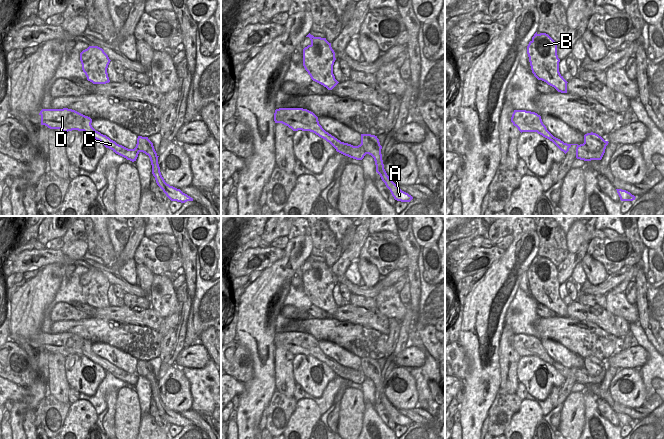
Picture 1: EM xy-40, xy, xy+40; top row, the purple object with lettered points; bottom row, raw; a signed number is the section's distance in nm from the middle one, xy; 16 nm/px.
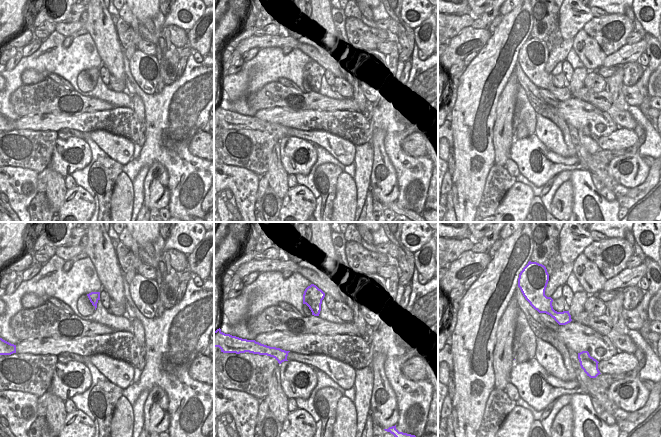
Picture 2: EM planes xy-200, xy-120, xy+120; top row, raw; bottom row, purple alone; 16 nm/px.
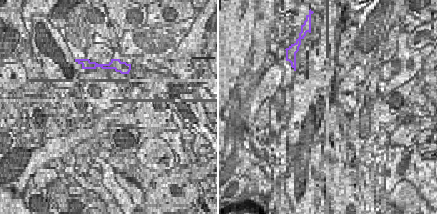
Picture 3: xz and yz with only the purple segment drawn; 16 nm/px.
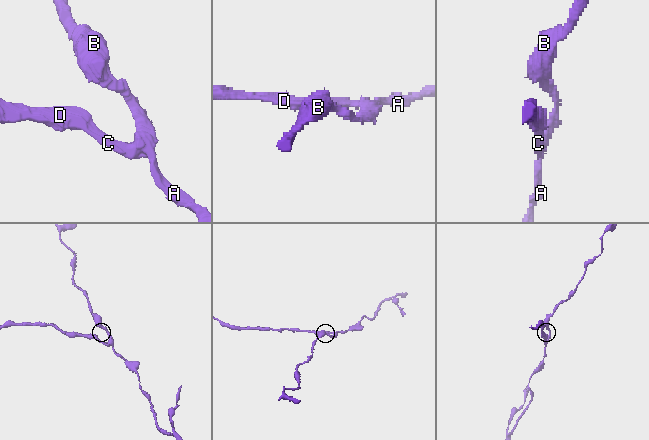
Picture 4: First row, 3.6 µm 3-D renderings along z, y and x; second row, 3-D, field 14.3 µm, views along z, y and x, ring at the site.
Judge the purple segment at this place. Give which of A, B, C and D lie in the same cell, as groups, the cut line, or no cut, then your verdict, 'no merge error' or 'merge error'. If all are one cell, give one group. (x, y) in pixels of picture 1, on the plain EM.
A B / C D | xy+40 (584, 366), (592, 377), (603, 378) | merge error

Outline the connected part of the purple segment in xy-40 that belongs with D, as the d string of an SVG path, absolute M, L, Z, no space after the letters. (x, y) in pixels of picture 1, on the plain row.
M68 332L42 333L39 339L41 340L41 349L45 349L50 353L60 353L64 357L72 354L84 355L100 365L106 372L132 386L136 385L140 376L137 371L128 373L96 355L91 349L92 343L75 334Z

